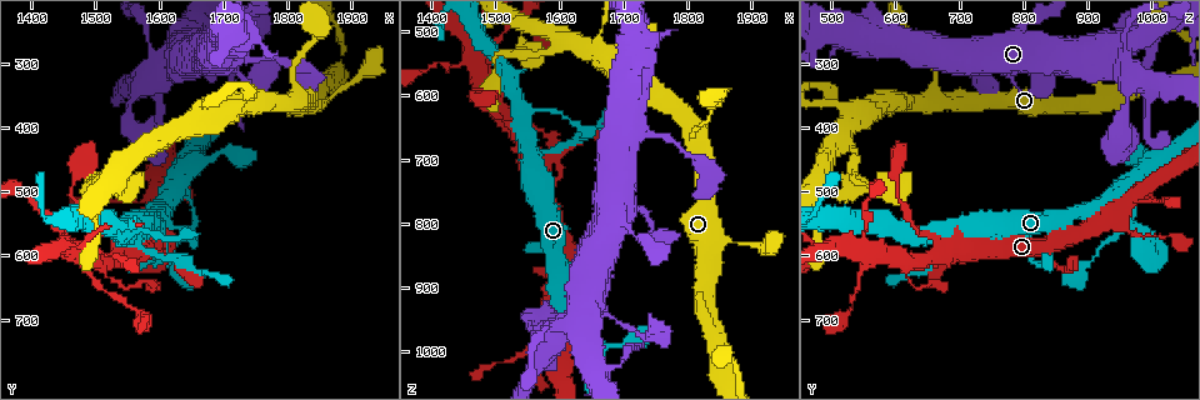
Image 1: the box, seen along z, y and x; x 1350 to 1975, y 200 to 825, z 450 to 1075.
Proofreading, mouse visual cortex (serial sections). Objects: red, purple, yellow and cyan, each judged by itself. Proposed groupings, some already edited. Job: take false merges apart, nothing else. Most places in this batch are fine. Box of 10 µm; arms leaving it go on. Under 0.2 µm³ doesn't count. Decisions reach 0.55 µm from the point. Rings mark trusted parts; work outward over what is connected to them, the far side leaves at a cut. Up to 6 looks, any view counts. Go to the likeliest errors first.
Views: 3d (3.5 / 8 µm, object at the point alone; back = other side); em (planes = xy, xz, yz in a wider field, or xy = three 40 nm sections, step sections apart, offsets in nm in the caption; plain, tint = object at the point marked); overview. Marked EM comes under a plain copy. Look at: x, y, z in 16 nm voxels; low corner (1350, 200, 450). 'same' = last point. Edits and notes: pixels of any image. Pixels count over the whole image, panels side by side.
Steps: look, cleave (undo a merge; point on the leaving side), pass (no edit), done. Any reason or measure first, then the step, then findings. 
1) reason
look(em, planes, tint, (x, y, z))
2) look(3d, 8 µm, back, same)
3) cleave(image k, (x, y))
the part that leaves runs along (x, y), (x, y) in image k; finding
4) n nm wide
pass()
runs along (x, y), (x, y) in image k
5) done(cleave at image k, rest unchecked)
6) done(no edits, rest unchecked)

sharp bend
look(3d, 3.5 µm, (1810, 360, 660))

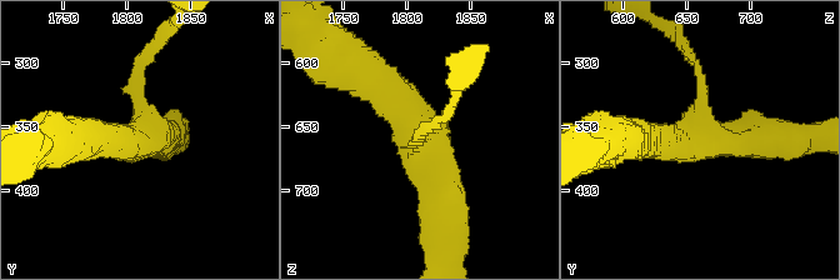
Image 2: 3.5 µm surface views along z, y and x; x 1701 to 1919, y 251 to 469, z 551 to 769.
pass()
runs along (443, 221), (420, 125), (370, 78) in image 2; one cell here

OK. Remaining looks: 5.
a fork
look(3d, 3.5 µm, (1540, 595, 670))

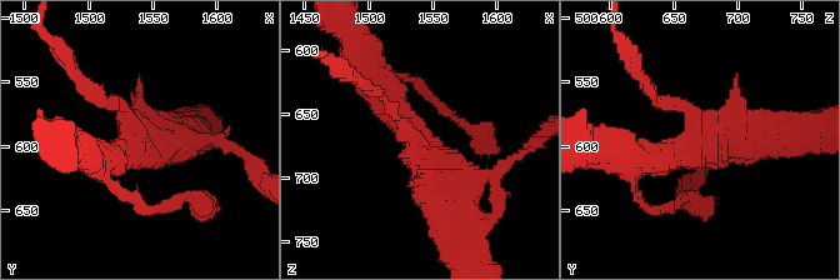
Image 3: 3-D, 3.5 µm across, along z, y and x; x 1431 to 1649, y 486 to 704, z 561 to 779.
3 arms; arms of 150, 400, 500 nm
look(em, xy, step 2, tint, (1538, 596, 670))

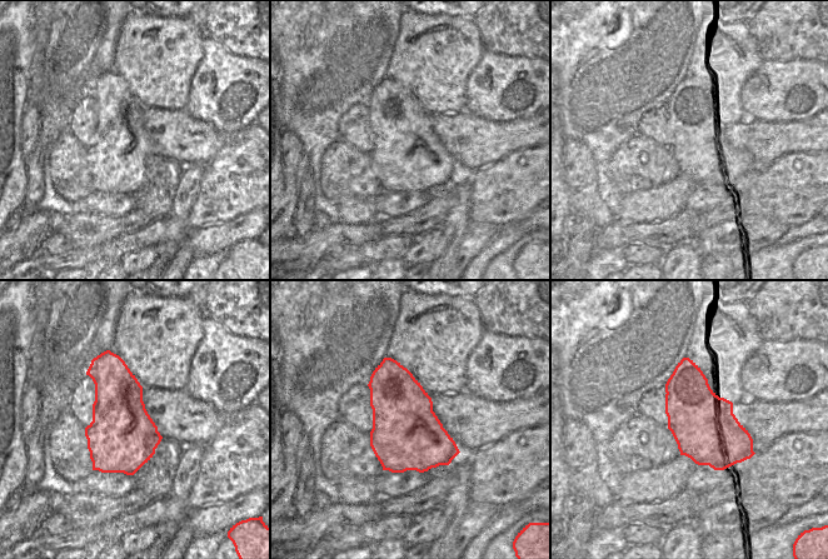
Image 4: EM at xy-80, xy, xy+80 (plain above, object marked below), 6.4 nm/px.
pass()
runs along (455, 209), (378, 78) in image 3; all the same cell

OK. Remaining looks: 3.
arms part here
look(3d, 3.5 µm, (1465, 590, 545))

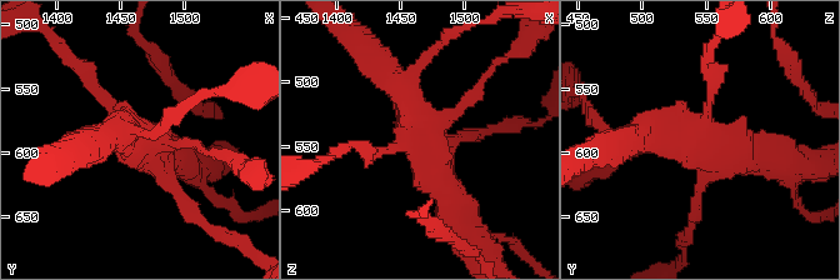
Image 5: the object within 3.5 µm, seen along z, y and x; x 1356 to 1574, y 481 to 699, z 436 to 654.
look(em, xy, step 3, tint, (1464, 590, 546))

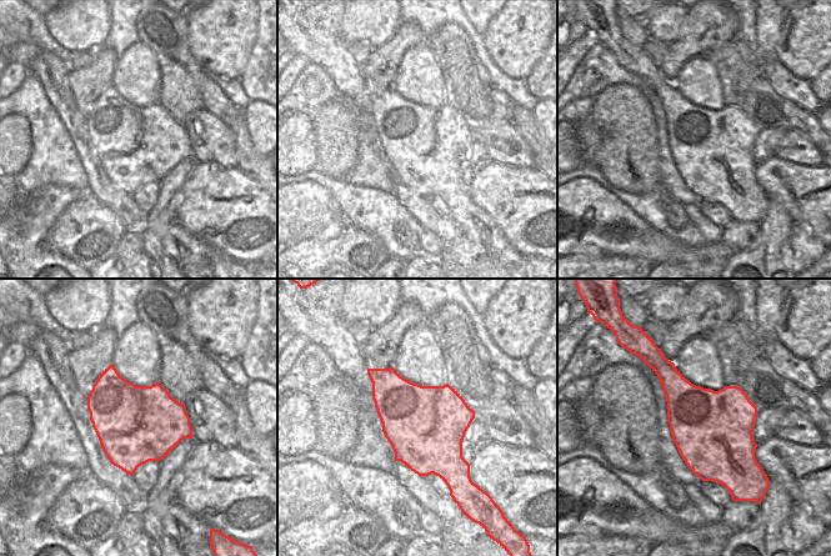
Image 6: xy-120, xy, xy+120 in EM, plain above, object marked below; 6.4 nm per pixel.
pass()
runs along (455, 205), (385, 74) in image 5; all the same cell

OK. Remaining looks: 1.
done(no edits, rest unchecked)

